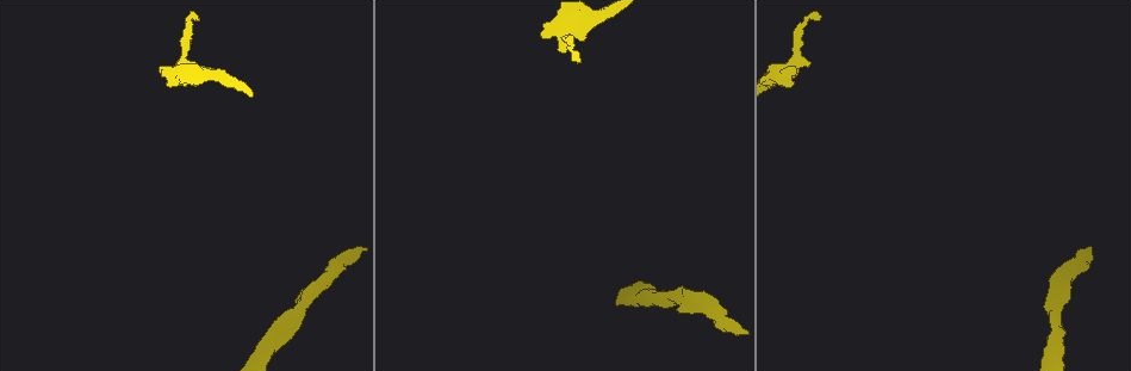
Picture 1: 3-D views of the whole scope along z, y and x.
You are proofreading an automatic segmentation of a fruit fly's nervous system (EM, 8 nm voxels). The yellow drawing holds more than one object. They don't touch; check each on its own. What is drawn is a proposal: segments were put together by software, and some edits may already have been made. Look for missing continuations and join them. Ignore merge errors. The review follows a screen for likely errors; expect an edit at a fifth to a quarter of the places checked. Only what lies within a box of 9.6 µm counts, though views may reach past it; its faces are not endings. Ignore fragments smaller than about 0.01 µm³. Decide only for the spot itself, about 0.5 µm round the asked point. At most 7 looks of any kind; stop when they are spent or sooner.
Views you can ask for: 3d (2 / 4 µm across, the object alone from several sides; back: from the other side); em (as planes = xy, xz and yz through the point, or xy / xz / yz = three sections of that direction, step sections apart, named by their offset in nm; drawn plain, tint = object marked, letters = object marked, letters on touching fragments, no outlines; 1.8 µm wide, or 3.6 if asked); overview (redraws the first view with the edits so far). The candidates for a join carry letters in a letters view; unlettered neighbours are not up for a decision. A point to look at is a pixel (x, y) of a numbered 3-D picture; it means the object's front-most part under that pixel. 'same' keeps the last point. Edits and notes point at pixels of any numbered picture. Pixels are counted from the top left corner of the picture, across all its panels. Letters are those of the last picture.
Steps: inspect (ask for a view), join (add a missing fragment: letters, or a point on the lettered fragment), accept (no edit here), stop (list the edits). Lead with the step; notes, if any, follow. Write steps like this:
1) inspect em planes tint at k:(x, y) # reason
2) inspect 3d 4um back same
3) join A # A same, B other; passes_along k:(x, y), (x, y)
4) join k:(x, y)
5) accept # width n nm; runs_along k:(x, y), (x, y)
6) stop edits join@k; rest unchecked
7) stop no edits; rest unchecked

inspect em yz step 8 tint at 1:(793, 70)

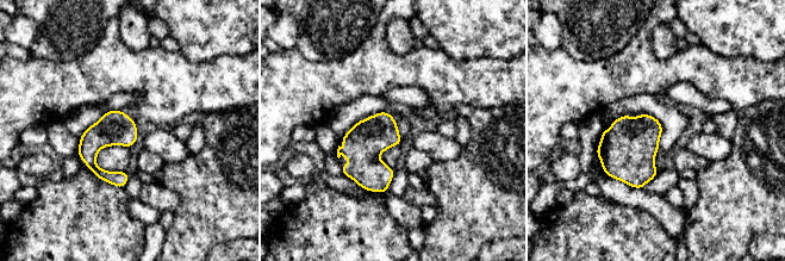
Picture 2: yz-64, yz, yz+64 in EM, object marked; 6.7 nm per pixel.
inspect em planes letters same # cut it another way

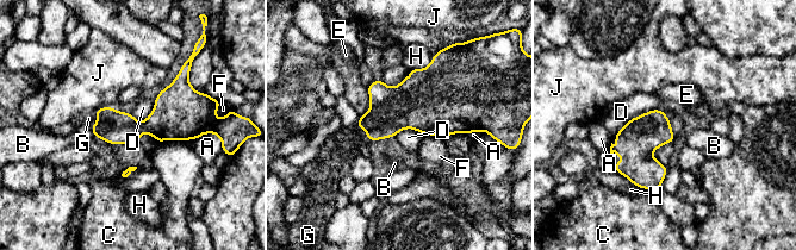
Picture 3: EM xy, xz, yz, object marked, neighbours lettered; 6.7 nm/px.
join G # A other, B other, C other, D other, E other, F other, G same, H other, J other; passes_along 3:(114, 127), (97, 120), (88, 118); the neuron continues

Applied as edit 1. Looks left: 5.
inspect overview # see it whole again

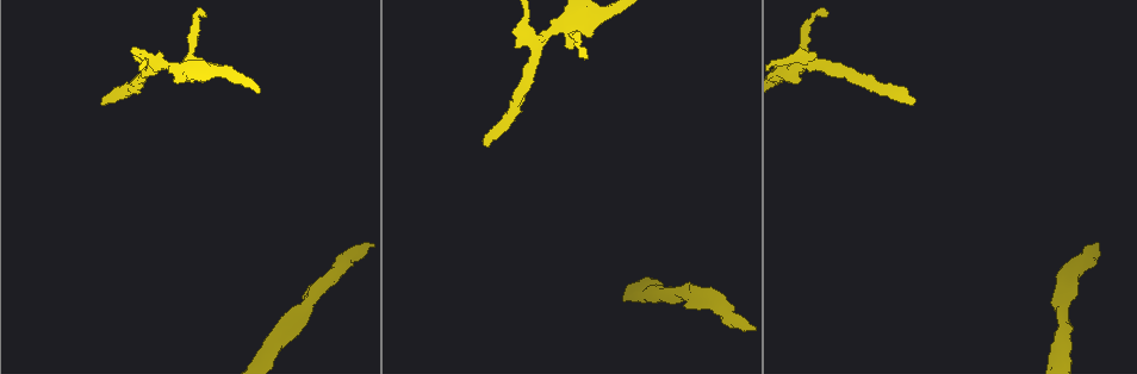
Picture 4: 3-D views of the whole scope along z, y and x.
inspect em xz step 16 letters at 4:(910, 104) # long arm stops here

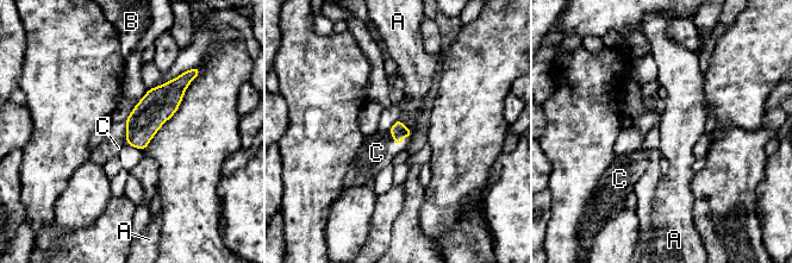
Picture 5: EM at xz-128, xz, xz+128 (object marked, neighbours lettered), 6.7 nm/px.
join C # A other, B other, C same; passes_along 5:(398, 129), (393, 137), (376, 152); it goes on there

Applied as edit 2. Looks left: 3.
inspect overview

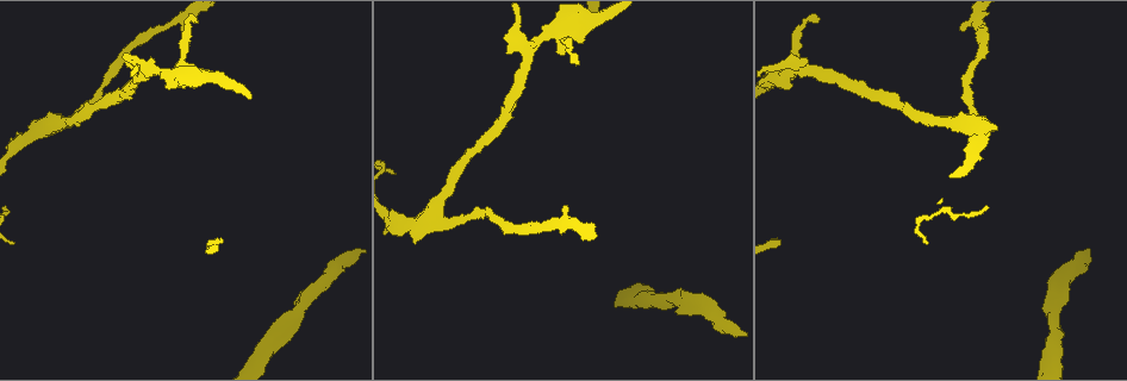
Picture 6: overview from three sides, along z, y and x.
inspect em xy step 16 letters at 6:(972, 123) # four arms meet

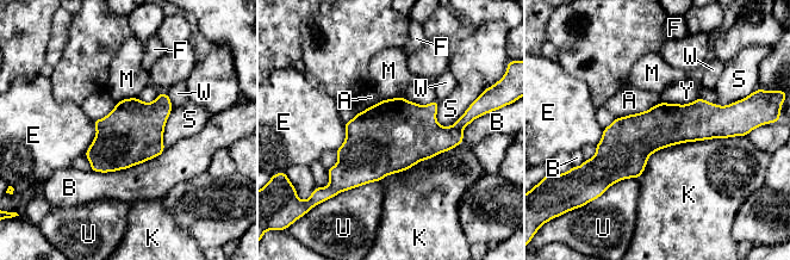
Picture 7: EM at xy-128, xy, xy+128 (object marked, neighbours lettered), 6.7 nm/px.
accept # longest_contact K 750 nm; A other, B other, E other, F other, K other, M other, S other, U other, W other, Y other; border 7:(661, 101), (644, 111), (615, 118); none of them fits

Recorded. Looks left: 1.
stop edits join@3, join@5; rest unchecked

